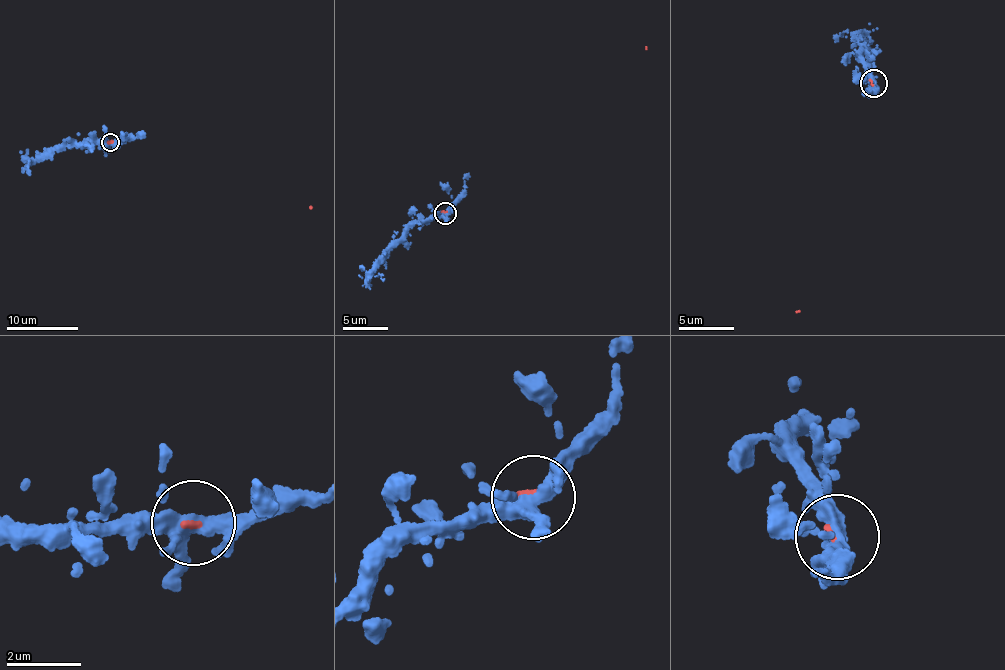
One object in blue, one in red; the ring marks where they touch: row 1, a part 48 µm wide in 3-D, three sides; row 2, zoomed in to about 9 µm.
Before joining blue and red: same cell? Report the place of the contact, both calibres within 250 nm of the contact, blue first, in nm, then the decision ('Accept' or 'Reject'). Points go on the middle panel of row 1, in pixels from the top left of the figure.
Place: (445, 213). Thickness 360 nm (blue) against 130 nm. Reject

